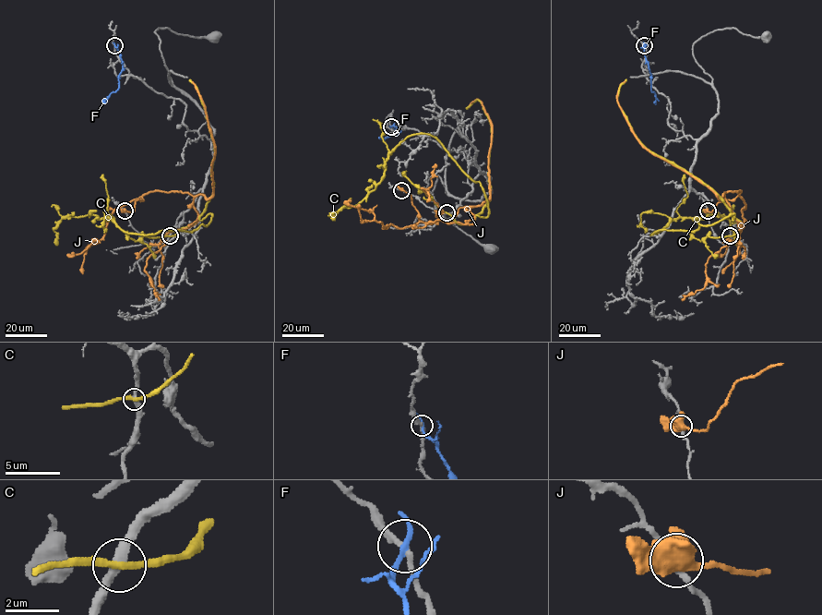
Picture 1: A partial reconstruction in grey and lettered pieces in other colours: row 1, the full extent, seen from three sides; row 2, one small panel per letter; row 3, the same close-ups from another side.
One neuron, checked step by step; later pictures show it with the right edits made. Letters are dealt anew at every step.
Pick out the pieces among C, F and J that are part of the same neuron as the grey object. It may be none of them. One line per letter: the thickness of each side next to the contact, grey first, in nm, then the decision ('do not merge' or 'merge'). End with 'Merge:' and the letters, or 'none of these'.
C: 320/240 nm | merge
F: 240/190 nm | do not merge
J: 220/480 nm | do not merge
Merge: C

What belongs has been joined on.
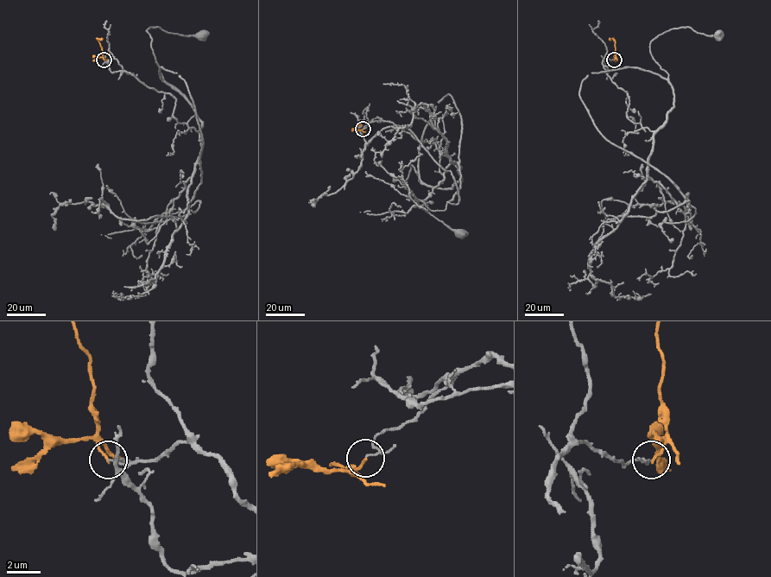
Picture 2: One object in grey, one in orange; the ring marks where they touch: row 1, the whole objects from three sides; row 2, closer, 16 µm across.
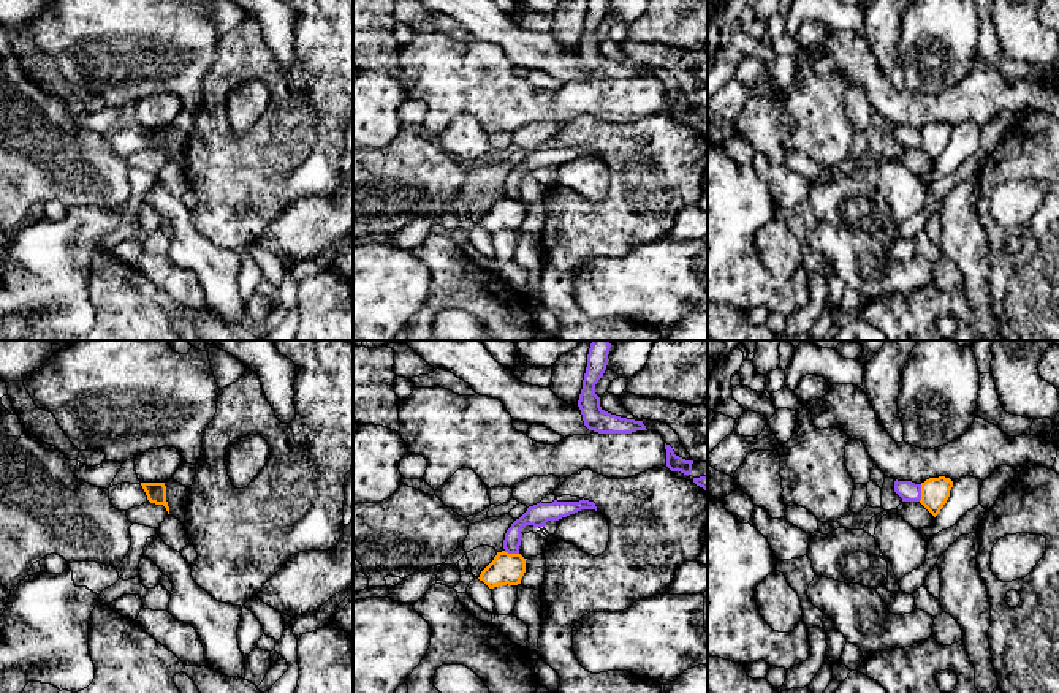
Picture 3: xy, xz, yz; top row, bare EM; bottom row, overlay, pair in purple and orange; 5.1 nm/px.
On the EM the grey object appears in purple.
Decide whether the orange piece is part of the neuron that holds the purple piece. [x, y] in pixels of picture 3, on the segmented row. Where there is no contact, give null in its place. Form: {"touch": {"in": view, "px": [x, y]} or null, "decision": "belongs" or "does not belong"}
{"touch": {"in": "yz", "px": [920, 492]}, "decision": "does not belong"}

